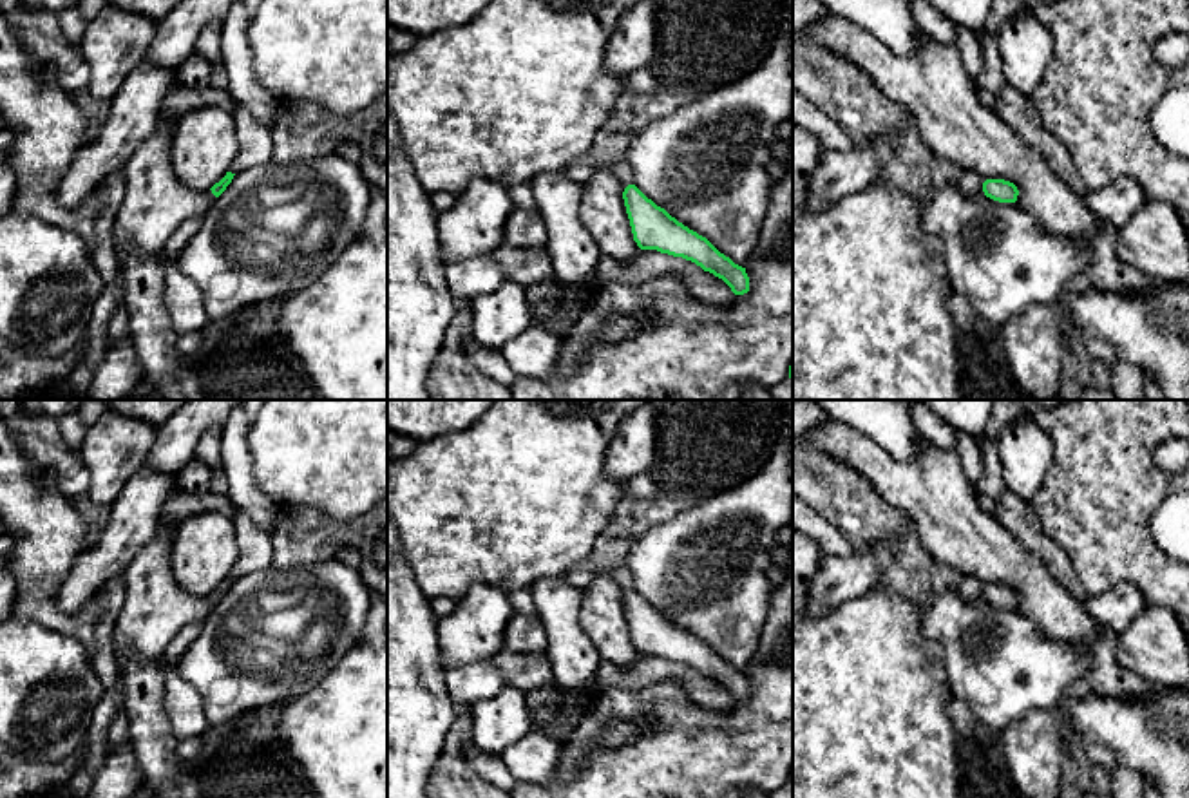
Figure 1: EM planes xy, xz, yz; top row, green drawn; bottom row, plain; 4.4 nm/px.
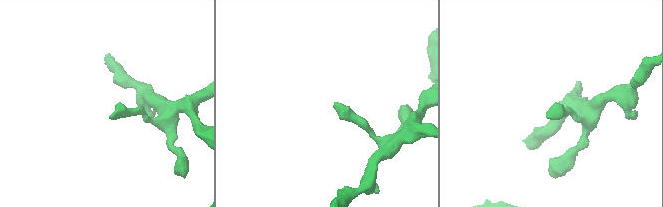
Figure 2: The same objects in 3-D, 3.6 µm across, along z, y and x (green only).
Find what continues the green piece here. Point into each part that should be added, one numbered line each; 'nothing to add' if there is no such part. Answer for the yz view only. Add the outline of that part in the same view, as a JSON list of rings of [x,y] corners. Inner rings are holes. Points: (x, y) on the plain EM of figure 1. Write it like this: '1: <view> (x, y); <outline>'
nothing to add

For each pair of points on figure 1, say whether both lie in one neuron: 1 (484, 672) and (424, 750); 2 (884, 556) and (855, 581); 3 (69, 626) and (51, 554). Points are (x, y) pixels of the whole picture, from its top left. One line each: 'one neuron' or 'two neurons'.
1: two neurons
2: one neuron
3: one neuron

